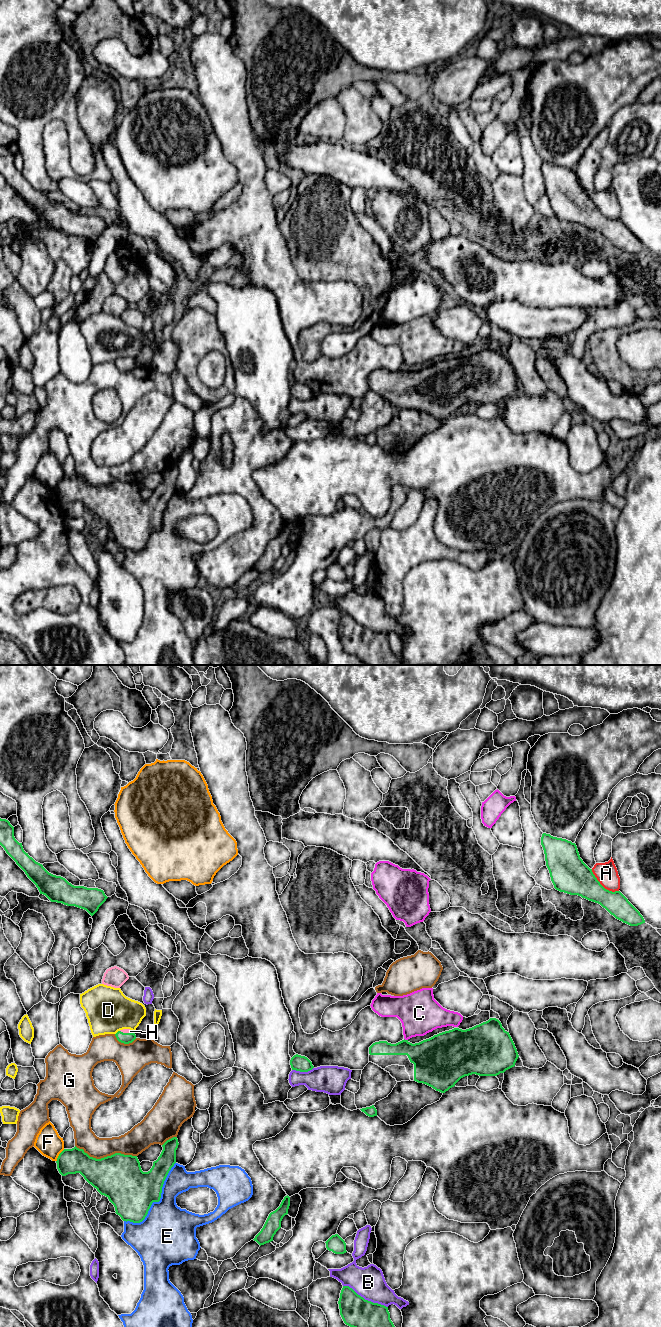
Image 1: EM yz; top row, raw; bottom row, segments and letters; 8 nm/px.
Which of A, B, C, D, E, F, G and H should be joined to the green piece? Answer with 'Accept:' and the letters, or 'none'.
Accept: H

